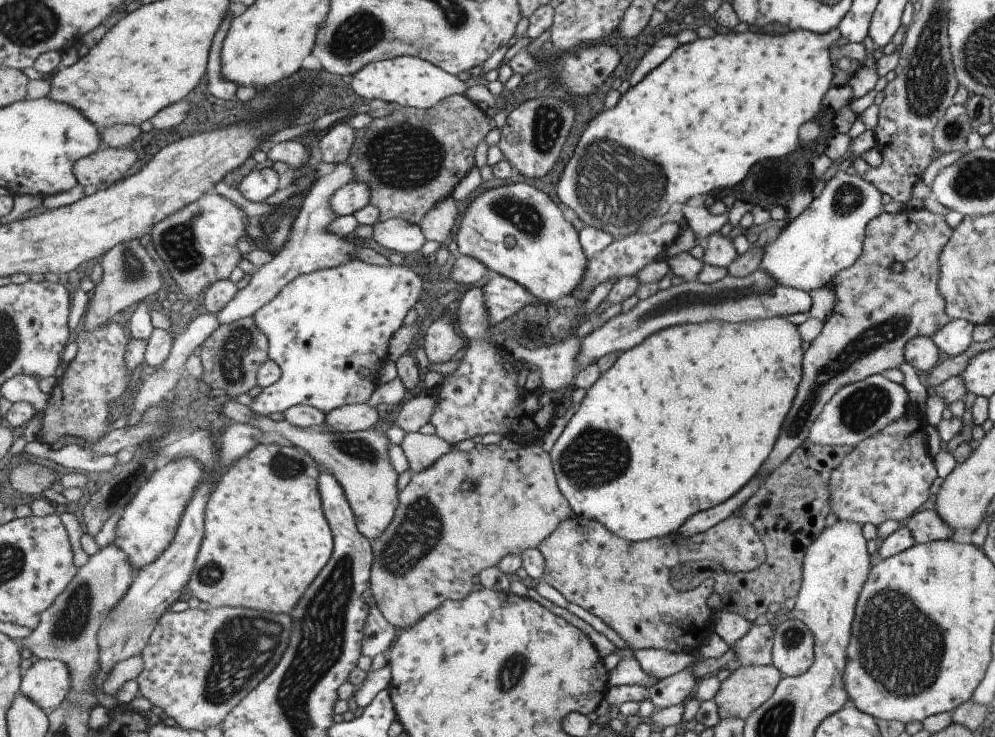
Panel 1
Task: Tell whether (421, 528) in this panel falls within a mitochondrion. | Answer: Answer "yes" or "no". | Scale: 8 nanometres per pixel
yes

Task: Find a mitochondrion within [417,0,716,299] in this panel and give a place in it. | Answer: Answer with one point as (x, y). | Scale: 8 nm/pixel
(617, 187)

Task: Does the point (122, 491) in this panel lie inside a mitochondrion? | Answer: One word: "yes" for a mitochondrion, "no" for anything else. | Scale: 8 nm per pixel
yes

